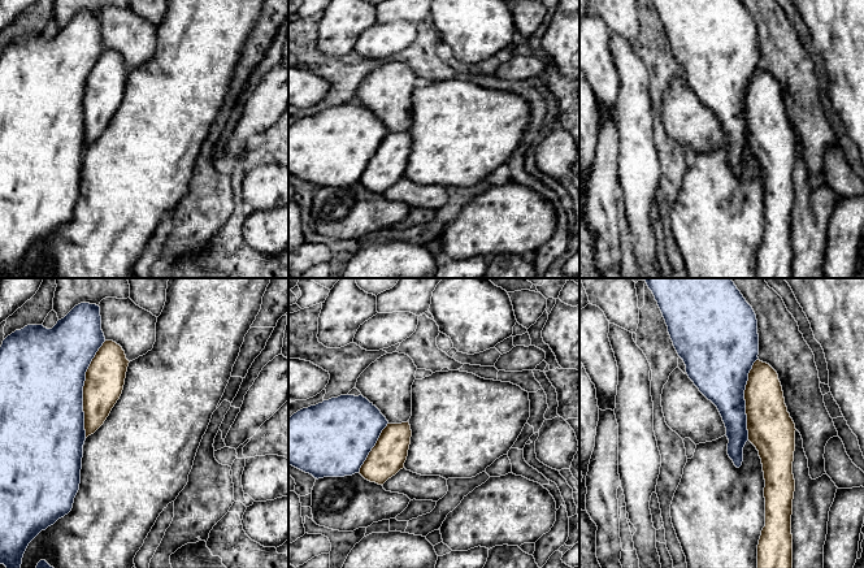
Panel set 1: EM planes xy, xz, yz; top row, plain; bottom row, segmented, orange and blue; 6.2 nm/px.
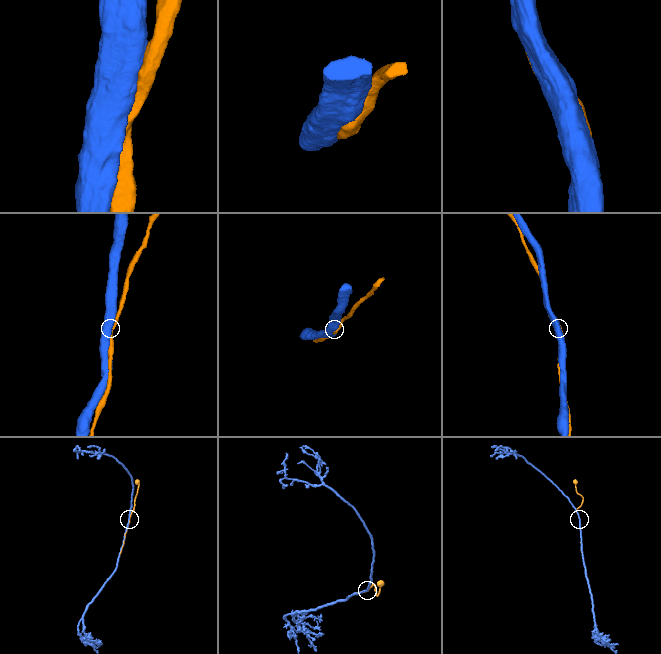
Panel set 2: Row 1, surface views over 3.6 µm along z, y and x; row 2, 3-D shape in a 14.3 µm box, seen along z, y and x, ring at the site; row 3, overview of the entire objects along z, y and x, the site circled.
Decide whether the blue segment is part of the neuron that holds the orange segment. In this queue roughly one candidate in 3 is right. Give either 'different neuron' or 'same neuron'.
same neuron

